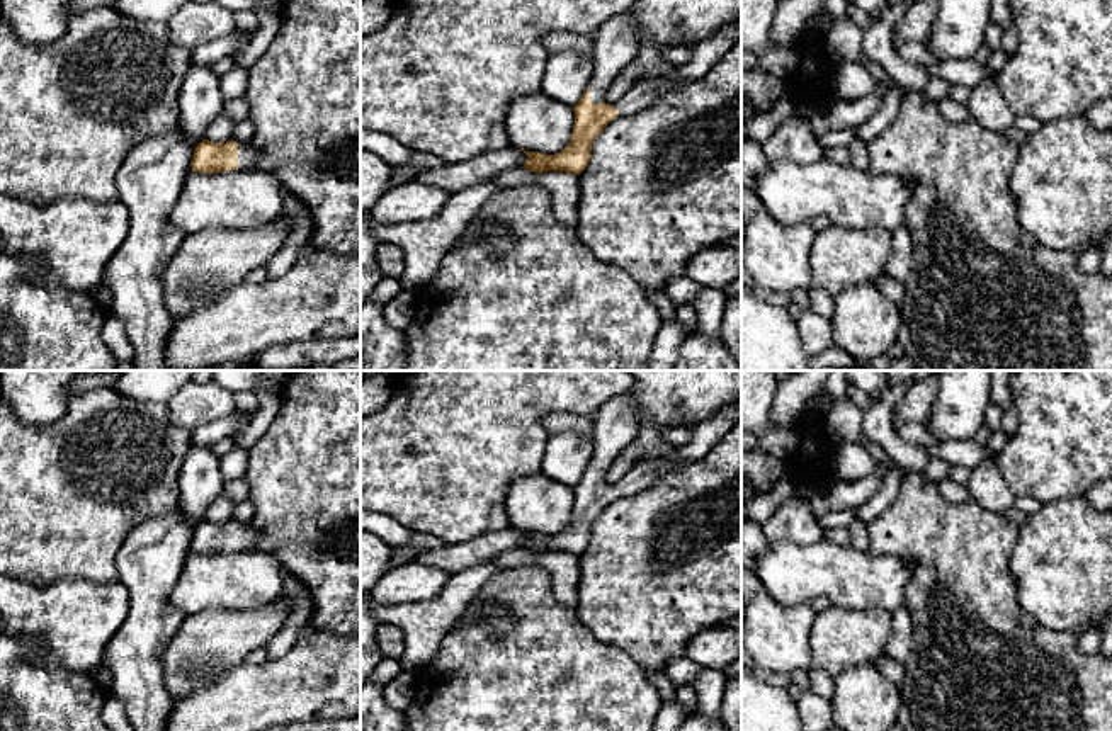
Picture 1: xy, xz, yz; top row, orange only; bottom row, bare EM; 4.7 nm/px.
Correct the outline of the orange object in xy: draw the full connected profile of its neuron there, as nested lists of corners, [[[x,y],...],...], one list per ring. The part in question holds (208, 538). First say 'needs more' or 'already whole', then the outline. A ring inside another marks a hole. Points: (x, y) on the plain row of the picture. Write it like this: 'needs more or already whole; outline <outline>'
needs more; outline [[[202,520],[196,529],[190,551],[199,554],[221,554],[235,549],[250,549],[258,537],[258,530],[250,522],[213,524]]]

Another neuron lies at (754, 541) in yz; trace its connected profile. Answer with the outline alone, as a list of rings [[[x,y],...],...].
[[[746,518],[741,522],[741,570],[752,571],[755,558],[769,551],[770,541],[763,534],[762,524]]]

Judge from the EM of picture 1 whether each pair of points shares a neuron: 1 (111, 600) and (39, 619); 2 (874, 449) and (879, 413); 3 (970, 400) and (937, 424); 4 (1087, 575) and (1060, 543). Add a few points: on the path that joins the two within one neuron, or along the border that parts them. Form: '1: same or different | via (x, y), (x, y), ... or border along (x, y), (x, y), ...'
1: same | via (94, 612), (87, 616), (56, 616)
2: different | border along (862, 434), (878, 441), (890, 454)
3: same | via (961, 407), (946, 422)
4: same | via (1078, 566), (1068, 551)

